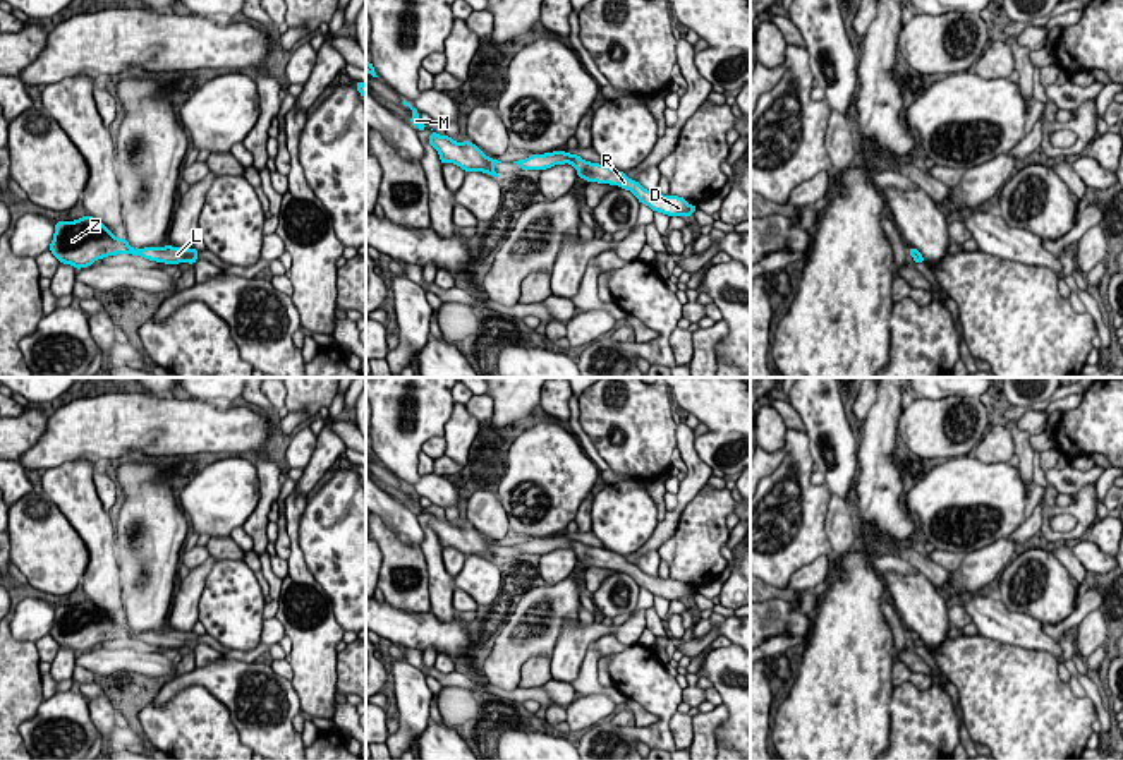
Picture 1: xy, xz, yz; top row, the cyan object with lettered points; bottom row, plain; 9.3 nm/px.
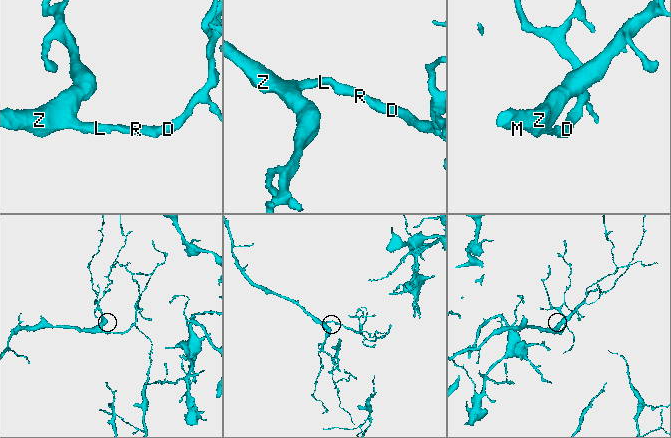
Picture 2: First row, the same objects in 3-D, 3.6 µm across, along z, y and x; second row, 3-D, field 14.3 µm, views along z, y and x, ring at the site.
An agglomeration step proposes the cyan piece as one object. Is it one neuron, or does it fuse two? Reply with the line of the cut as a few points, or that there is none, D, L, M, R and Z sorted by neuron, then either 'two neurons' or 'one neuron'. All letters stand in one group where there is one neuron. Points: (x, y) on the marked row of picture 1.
no cut | D L M R Z | one neuron

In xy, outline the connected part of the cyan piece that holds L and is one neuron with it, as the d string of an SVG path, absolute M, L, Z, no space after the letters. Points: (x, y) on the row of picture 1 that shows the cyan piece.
M89 214L74 221L55 223L50 250L60 262L72 264L76 269L88 268L98 259L117 254L141 256L172 266L179 262L194 264L199 254L194 247L185 249L165 245L132 249L127 237L120 240L103 223Z

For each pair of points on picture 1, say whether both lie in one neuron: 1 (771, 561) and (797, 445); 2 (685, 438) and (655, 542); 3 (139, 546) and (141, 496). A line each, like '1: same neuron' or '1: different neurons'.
1: same neuron
2: same neuron
3: same neuron

